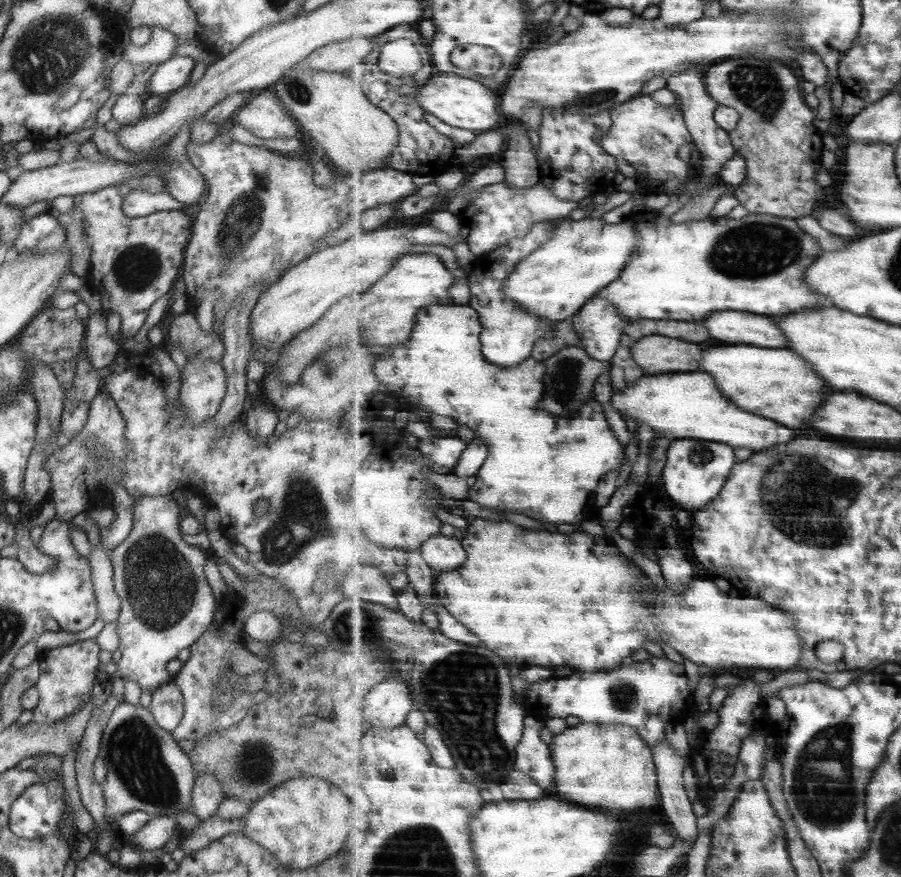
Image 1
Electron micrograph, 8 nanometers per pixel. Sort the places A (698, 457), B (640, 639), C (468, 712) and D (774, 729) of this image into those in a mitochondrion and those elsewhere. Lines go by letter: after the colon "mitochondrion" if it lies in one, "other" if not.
A: mitochondrion
B: other
C: mitochondrion
D: other

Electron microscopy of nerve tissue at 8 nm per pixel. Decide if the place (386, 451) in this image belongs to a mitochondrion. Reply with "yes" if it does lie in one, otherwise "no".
no

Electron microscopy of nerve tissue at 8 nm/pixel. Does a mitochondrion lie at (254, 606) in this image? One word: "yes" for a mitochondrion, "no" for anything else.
no

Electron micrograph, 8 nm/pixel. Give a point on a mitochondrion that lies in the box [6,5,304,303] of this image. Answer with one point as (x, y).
(46, 58)

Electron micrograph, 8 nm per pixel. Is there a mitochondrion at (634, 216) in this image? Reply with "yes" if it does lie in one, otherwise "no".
no

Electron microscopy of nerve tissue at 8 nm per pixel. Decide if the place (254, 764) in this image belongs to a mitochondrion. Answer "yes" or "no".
yes

